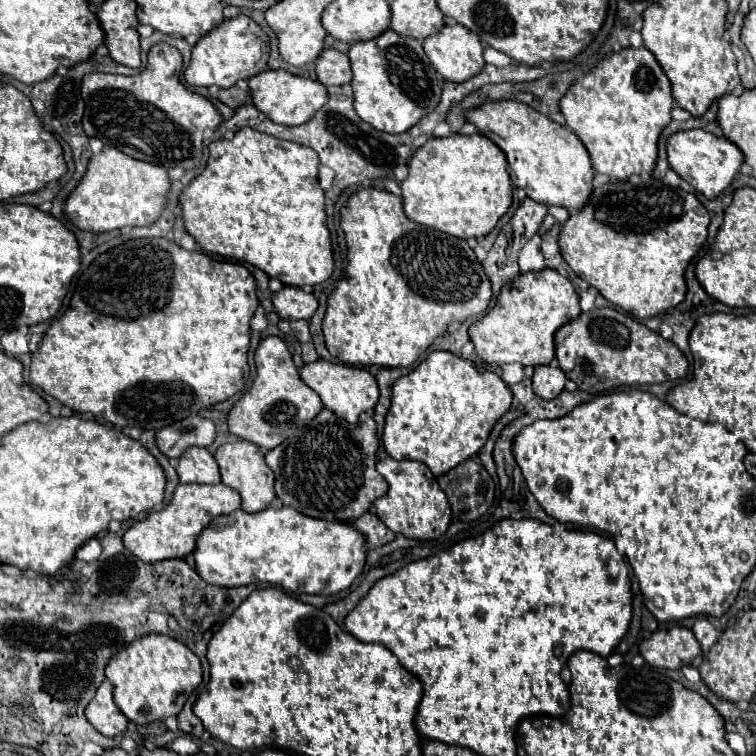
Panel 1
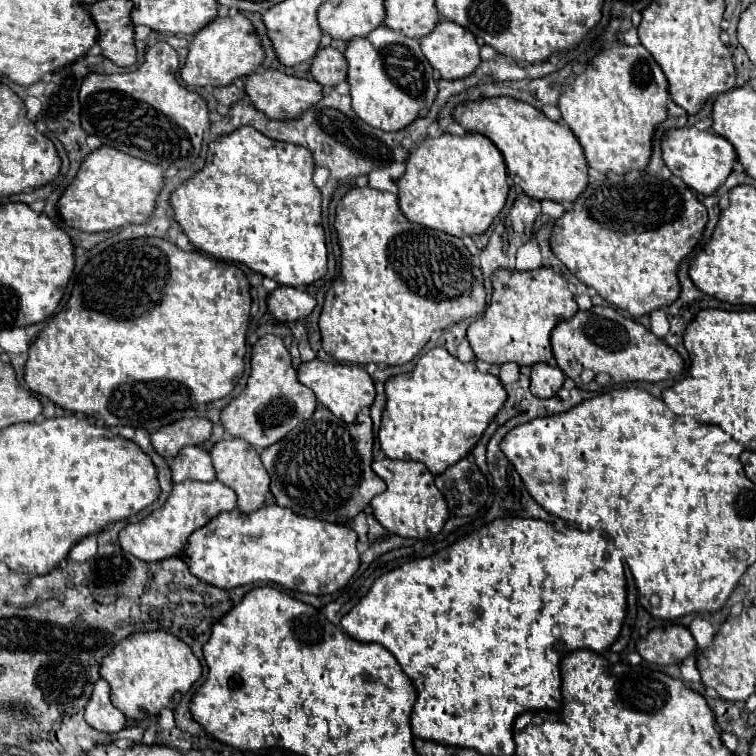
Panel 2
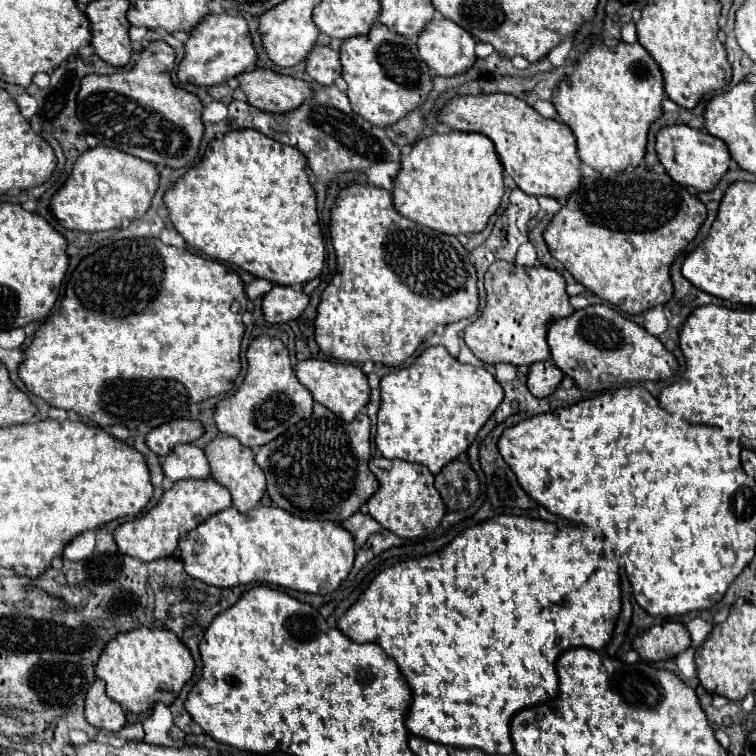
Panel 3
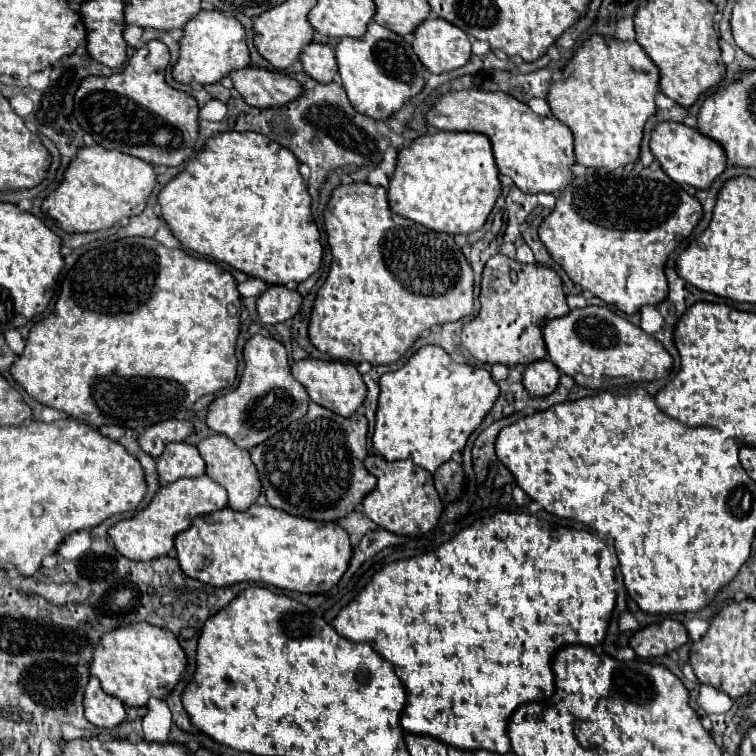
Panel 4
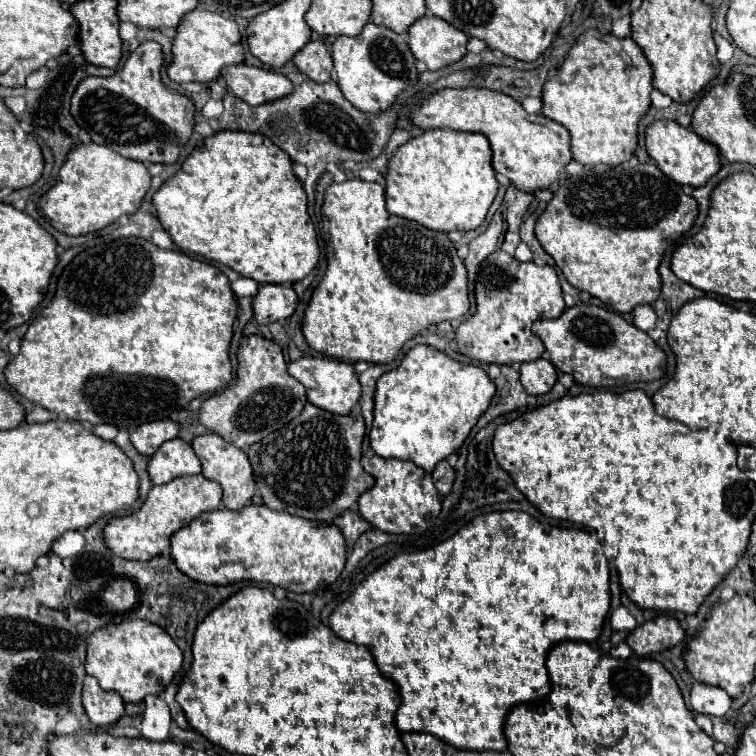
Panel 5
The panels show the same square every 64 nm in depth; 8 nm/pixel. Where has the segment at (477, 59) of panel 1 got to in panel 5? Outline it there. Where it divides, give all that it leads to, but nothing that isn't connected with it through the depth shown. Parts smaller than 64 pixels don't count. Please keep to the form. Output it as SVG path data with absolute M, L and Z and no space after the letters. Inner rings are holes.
M424 16L408 30L410 50L416 60L424 62L428 70L446 68L466 56L468 36L448 22L434 16Z

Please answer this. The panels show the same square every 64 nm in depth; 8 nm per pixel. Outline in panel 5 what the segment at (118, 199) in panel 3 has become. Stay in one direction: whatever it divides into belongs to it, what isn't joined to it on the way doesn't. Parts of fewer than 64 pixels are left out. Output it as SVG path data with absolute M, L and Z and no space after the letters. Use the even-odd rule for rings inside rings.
M94 142L80 144L70 150L66 164L60 170L58 182L42 196L38 210L50 218L52 226L68 236L80 236L102 230L124 214L136 214L150 190L150 172L146 164L128 160L110 148Z

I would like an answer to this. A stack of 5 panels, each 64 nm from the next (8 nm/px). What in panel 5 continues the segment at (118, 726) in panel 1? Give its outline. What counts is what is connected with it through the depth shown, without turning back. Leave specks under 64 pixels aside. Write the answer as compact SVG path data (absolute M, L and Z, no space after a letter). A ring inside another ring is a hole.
M84 678L82 704L92 724L106 726L114 724L124 716L124 702L116 692L104 692L96 678Z

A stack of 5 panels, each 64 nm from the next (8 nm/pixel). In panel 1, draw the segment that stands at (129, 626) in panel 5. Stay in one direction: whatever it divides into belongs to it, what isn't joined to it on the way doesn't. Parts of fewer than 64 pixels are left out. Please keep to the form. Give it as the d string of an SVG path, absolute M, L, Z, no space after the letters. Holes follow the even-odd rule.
M150 634L114 654L106 666L106 678L114 684L114 702L122 714L136 724L146 726L180 714L186 698L202 682L202 668L198 656L182 642L170 636Z

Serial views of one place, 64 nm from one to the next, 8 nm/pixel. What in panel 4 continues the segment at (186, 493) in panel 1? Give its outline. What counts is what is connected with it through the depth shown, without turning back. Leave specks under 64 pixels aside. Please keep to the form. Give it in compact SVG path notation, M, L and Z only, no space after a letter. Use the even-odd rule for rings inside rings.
M208 476L180 478L180 480L160 488L160 492L154 496L154 500L142 512L114 524L108 530L108 536L122 556L126 556L130 560L154 560L160 556L168 556L174 550L176 534L188 530L192 526L194 518L222 510L226 506L228 506L228 494L212 478L208 478Z

